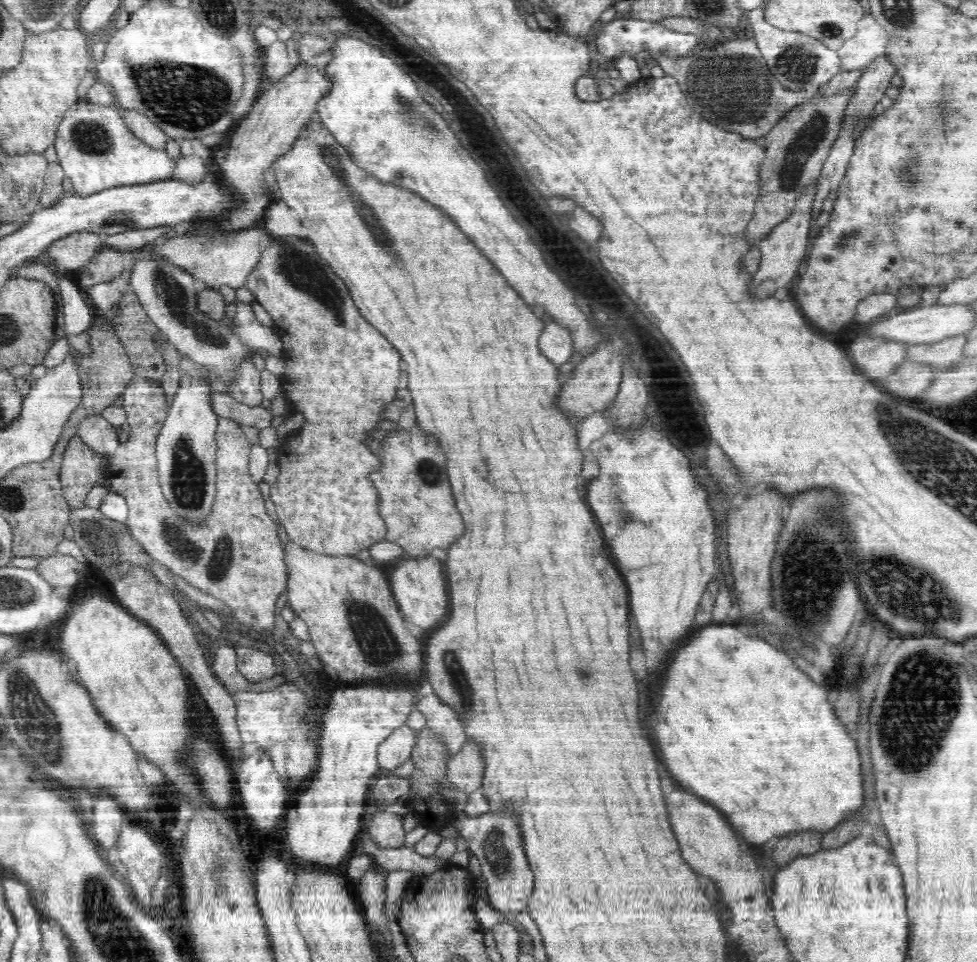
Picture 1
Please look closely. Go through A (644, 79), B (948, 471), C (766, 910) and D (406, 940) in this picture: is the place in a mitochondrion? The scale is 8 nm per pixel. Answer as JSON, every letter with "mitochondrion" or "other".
{"A":"other","B":"mitochondrion","C":"other","D":"other"}

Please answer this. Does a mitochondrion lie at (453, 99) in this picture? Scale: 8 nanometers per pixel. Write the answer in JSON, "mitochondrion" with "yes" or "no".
{"mitochondrion":"yes"}

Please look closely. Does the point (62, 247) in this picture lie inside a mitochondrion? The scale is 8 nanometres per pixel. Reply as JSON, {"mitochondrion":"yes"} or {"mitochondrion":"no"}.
{"mitochondrion":"no"}

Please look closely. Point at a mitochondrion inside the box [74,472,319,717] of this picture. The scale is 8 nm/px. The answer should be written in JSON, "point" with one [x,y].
{"point":[216,557]}

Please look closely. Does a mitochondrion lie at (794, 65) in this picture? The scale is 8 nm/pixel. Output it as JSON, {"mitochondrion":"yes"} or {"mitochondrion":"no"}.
{"mitochondrion":"yes"}

